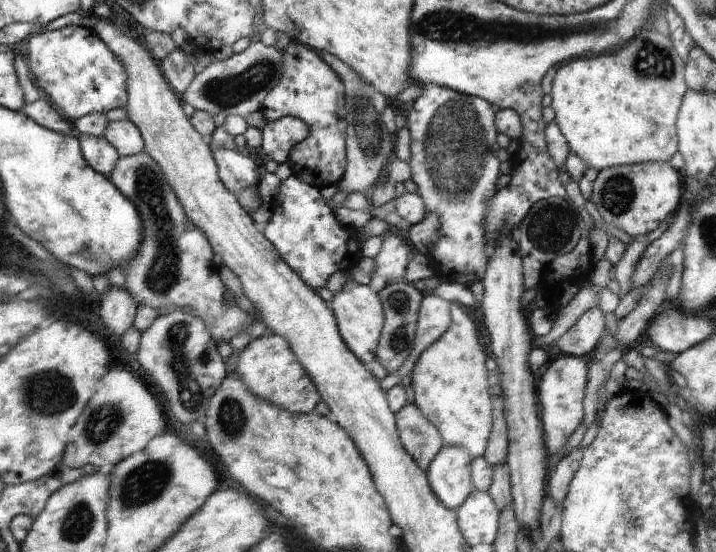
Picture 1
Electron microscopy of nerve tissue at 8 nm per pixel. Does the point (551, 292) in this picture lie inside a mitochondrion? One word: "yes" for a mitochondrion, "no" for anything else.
no

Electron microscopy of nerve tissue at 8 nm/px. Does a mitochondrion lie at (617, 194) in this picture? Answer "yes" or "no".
yes

